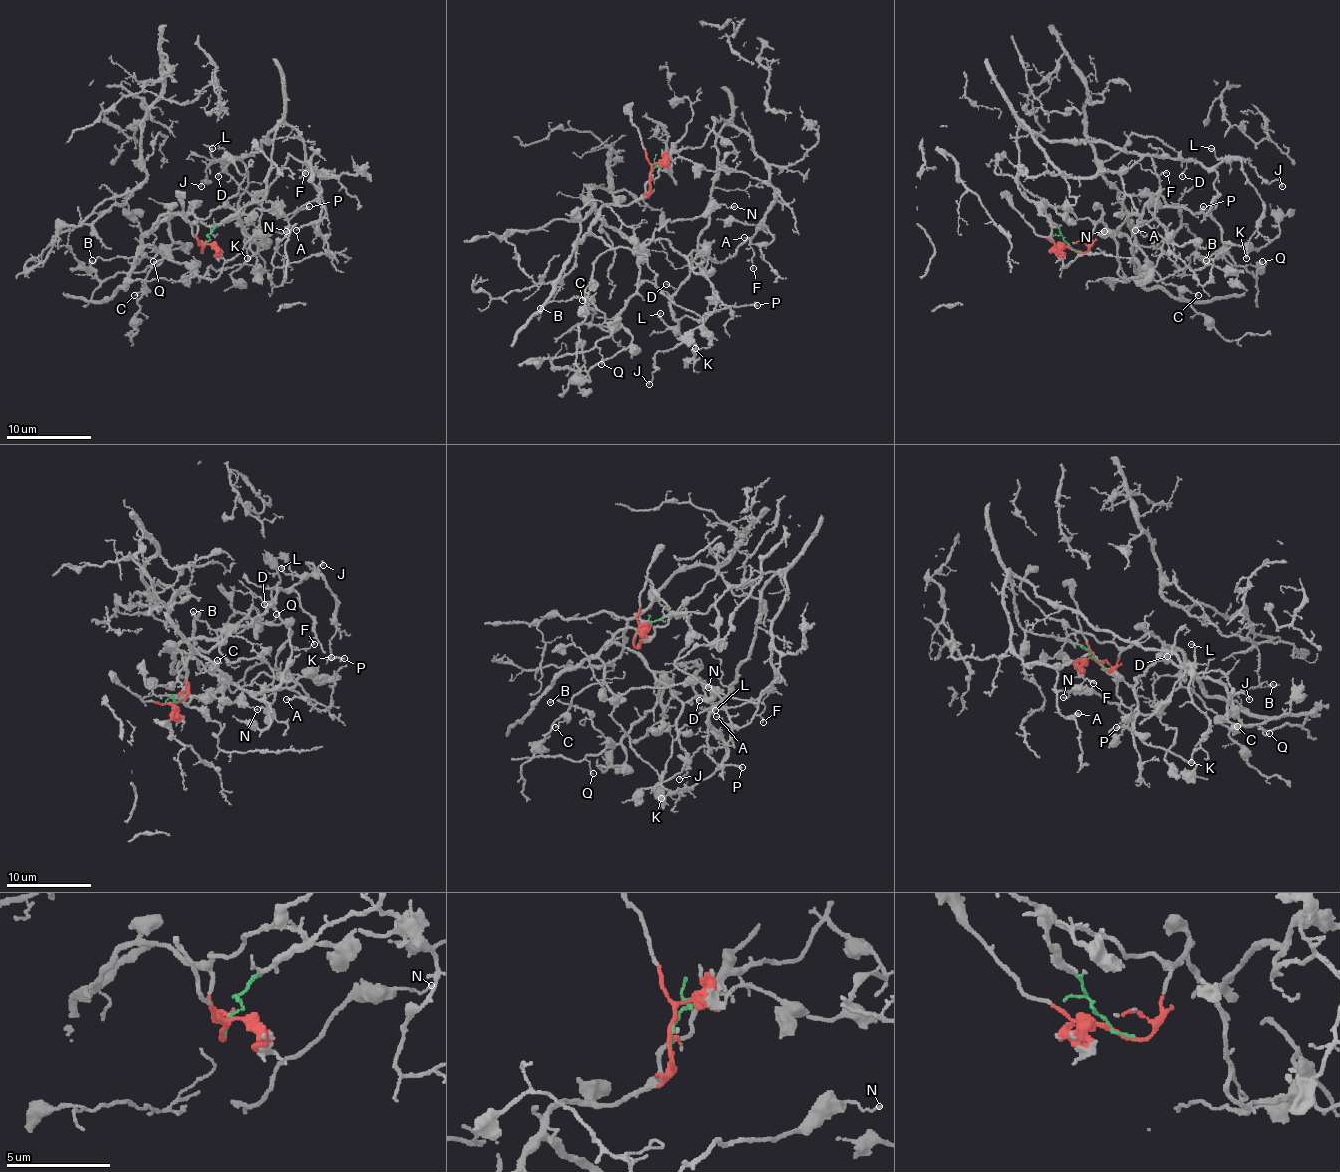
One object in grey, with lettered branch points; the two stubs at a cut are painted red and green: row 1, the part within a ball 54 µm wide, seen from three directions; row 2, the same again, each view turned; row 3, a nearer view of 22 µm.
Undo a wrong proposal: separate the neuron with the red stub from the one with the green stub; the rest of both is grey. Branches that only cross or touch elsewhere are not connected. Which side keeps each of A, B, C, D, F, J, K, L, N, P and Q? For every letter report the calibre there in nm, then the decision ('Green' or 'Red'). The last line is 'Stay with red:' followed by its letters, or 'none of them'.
A: Thickness 140 nm. Green
B: Thickness 130 nm. Red
C: Thickness 130 nm. Red
D: Thickness 110 nm. Green
F: Thickness 70 nm. Green
J: Thickness 130 nm. Green
K: Thickness 150 nm. Green
L: Thickness 140 nm. Green
N: Thickness 100 nm. Red
P: Thickness 200 nm. Green
Q: Thickness 70 nm. Red
Stay with red: B, C, N, Q

